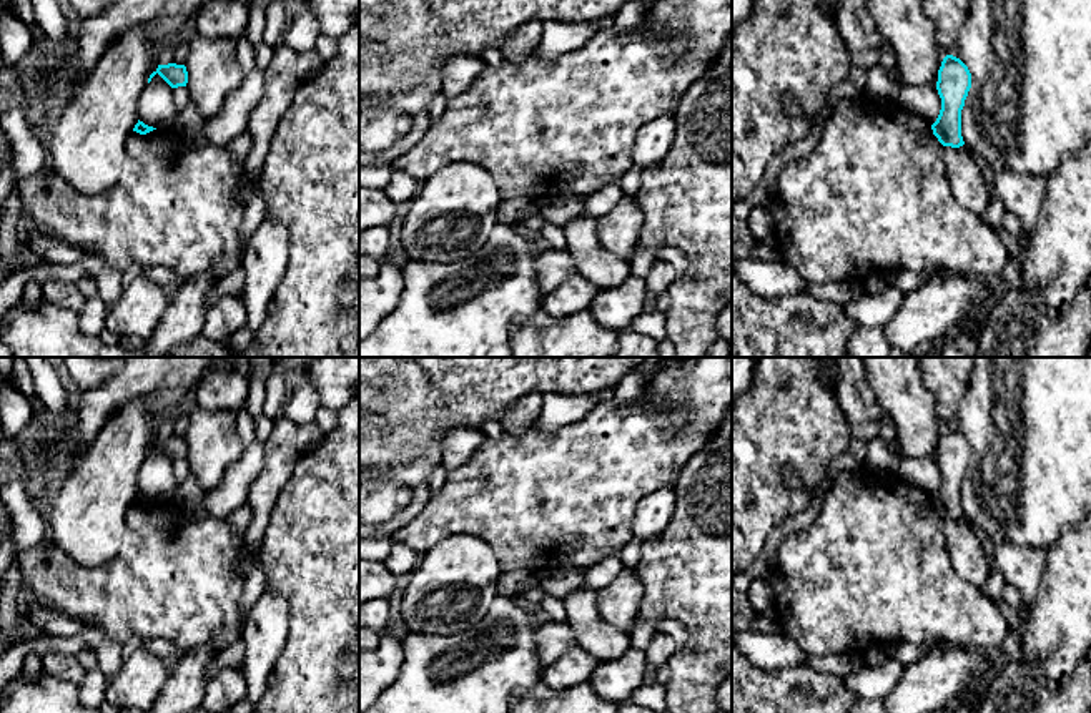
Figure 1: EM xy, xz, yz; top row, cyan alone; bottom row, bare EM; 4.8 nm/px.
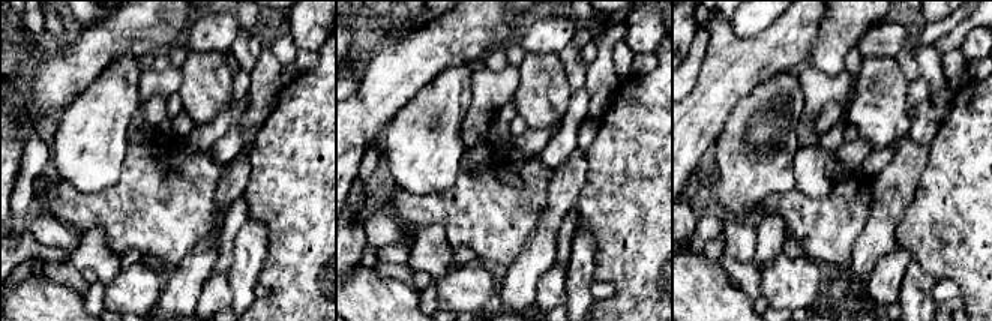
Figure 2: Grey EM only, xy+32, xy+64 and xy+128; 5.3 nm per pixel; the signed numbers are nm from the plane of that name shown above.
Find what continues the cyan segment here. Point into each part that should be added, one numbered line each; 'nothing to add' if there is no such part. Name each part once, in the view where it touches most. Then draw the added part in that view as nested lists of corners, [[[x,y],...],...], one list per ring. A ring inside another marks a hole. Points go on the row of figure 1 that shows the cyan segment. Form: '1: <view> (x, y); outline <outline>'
nothing to add

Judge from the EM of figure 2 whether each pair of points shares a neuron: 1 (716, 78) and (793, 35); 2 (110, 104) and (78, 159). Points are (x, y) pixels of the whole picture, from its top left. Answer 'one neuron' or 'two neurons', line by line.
1: one neuron
2: one neuron

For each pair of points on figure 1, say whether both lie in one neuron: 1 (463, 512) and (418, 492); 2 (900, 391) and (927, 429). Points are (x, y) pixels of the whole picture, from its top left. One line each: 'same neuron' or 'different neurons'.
1: different neurons
2: same neuron

